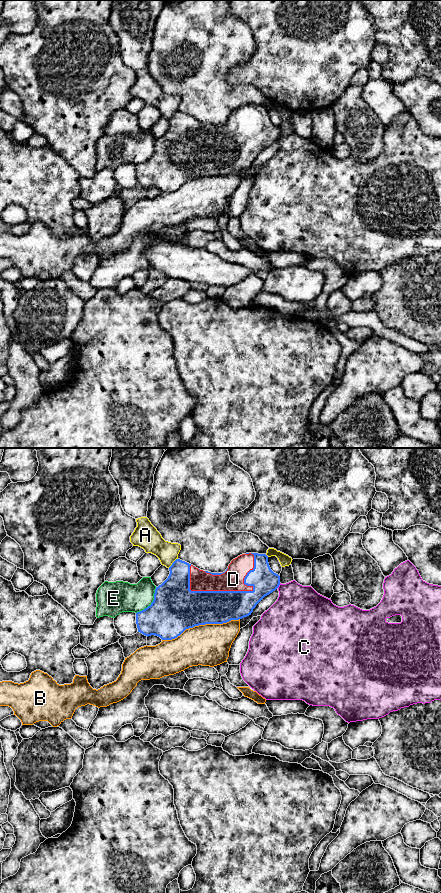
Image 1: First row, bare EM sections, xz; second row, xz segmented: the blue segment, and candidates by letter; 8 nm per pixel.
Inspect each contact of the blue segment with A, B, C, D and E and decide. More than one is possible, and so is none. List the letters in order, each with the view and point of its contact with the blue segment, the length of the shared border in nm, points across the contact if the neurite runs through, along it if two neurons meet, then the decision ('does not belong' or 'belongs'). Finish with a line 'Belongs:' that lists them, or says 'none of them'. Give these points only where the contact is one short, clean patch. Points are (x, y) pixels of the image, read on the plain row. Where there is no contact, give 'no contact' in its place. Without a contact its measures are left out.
A: contact xz (172, 115); length 110 nm; does not belong
B: contact xz (200, 176); length 650 nm; does not belong
C: contact xz (279, 136); length 50 nm; does not belong
D: contact xz (210, 143); length 600 nm; belongs
E: contact xz (151, 155); length 280 nm; does not belong
Belongs: D

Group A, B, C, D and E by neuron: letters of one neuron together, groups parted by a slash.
A / B / C / D / E

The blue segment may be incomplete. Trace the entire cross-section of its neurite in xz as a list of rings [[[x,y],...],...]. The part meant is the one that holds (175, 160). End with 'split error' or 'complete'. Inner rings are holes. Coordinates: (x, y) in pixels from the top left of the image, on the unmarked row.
[[[246,105],[233,111],[223,125],[203,123],[195,118],[176,111],[169,119],[168,130],[155,141],[154,152],[150,158],[136,165],[138,184],[145,188],[155,187],[162,192],[172,192],[186,181],[205,176],[223,176],[251,167],[256,157],[280,137],[280,128],[274,125],[266,106]]] | split error

